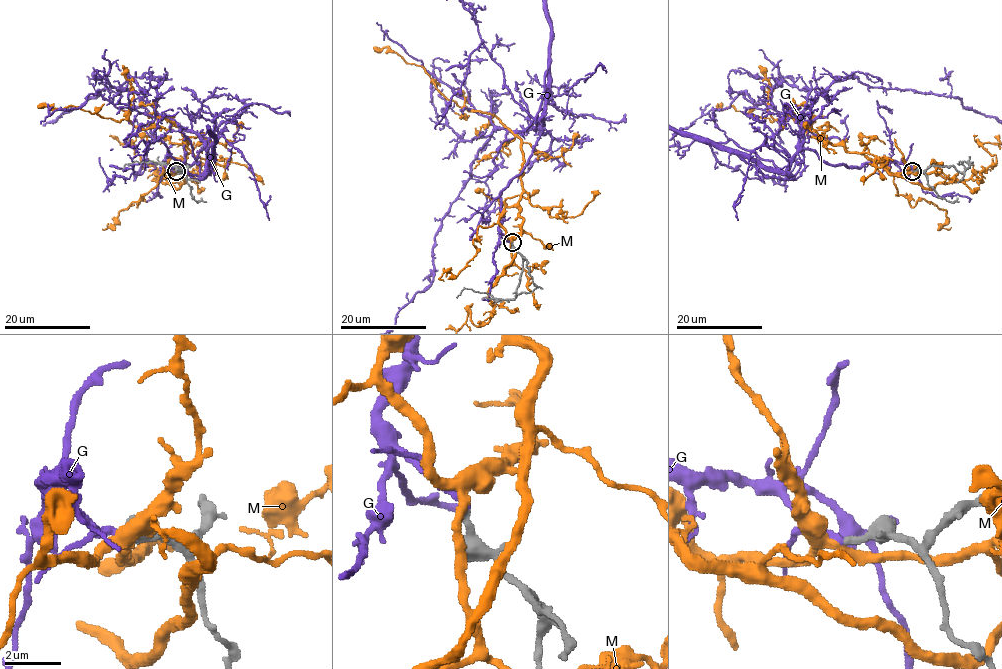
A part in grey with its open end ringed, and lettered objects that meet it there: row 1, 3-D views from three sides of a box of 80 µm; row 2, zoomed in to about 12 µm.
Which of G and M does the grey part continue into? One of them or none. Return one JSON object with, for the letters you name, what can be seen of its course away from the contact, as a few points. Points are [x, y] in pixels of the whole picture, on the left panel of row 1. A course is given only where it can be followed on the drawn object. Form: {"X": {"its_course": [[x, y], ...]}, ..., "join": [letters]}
{"join": ["G"]}

